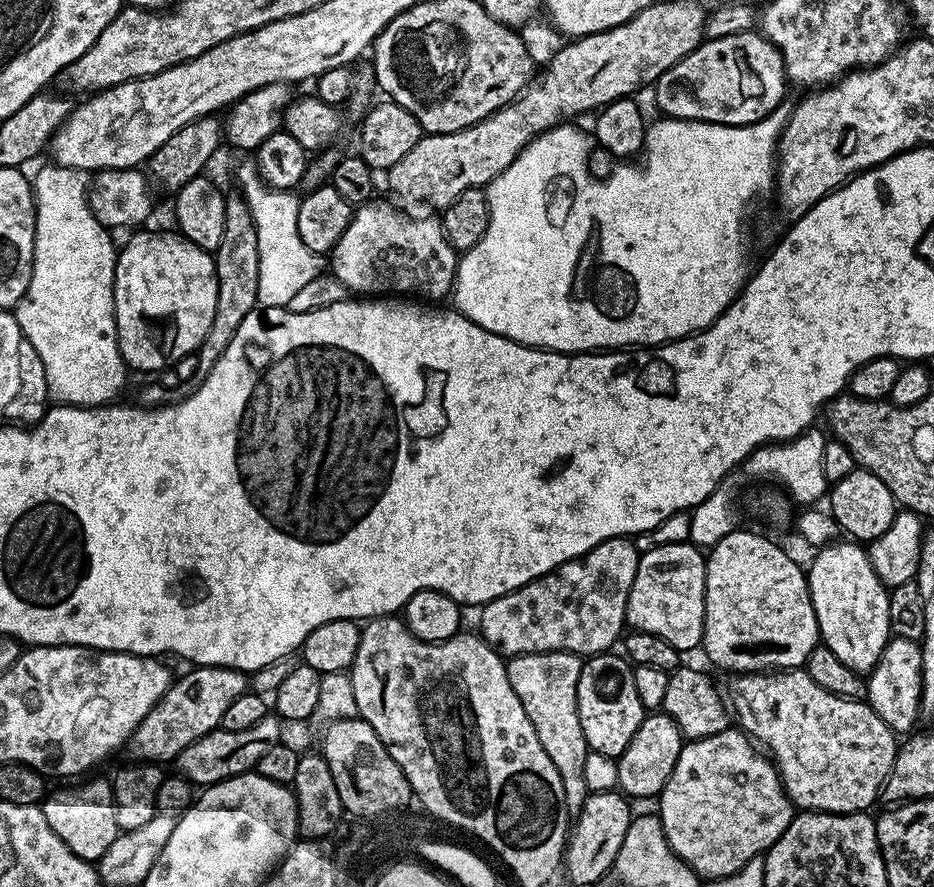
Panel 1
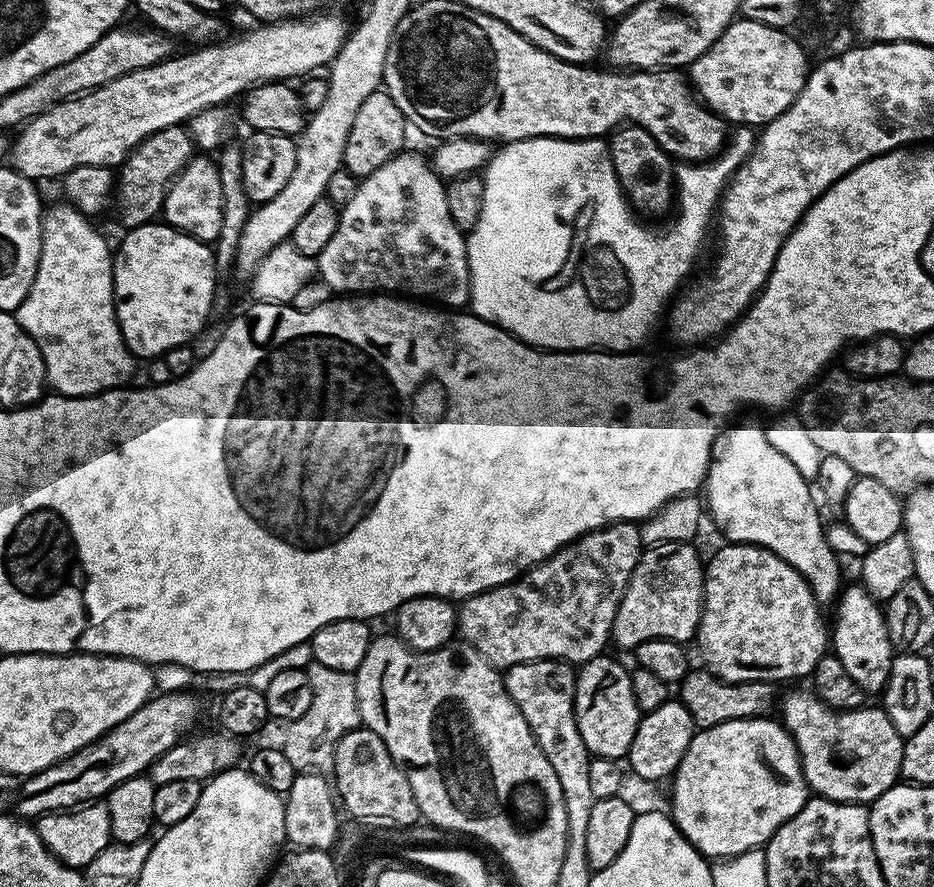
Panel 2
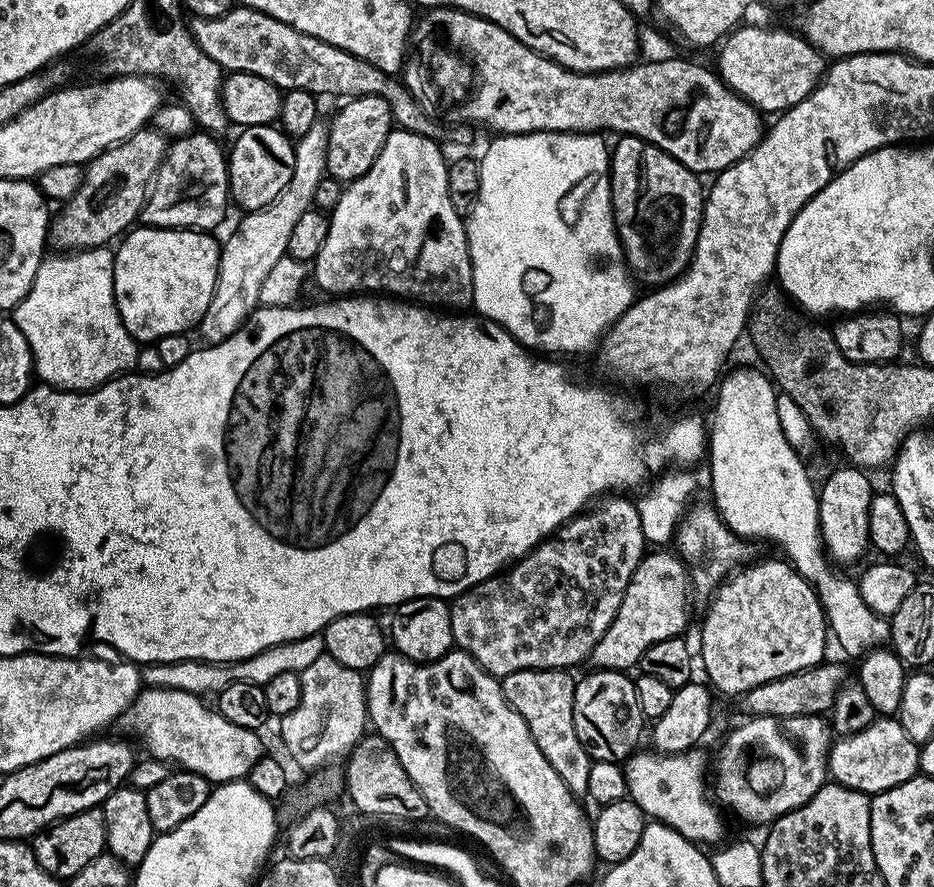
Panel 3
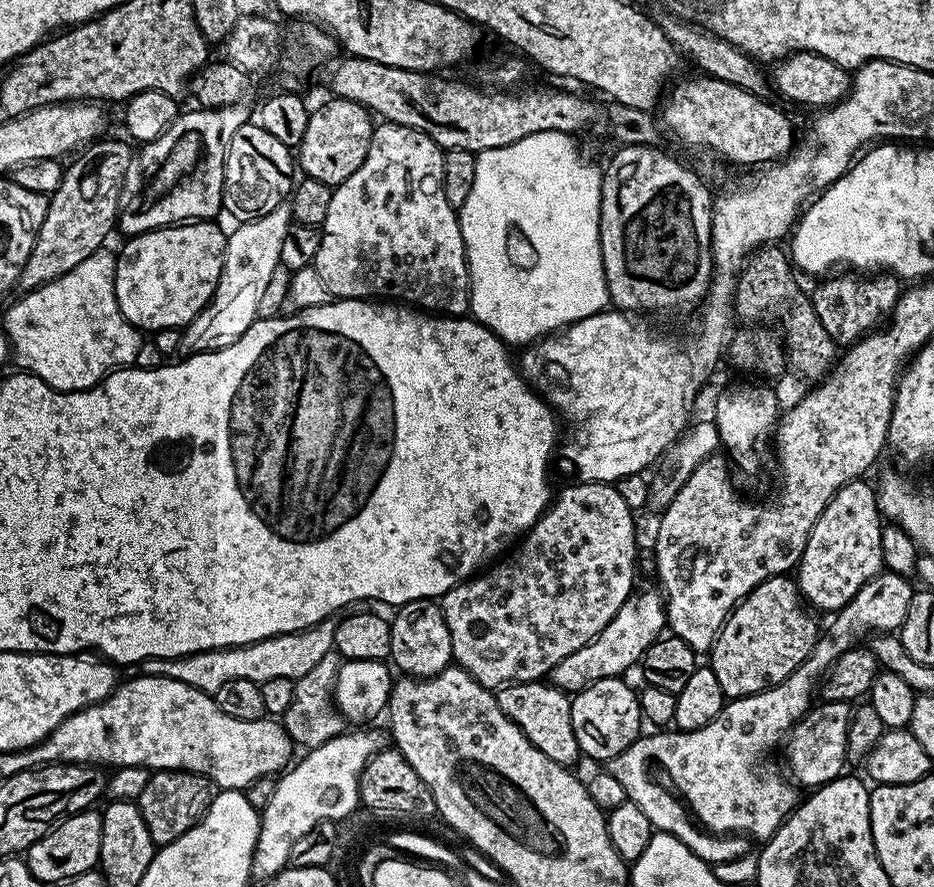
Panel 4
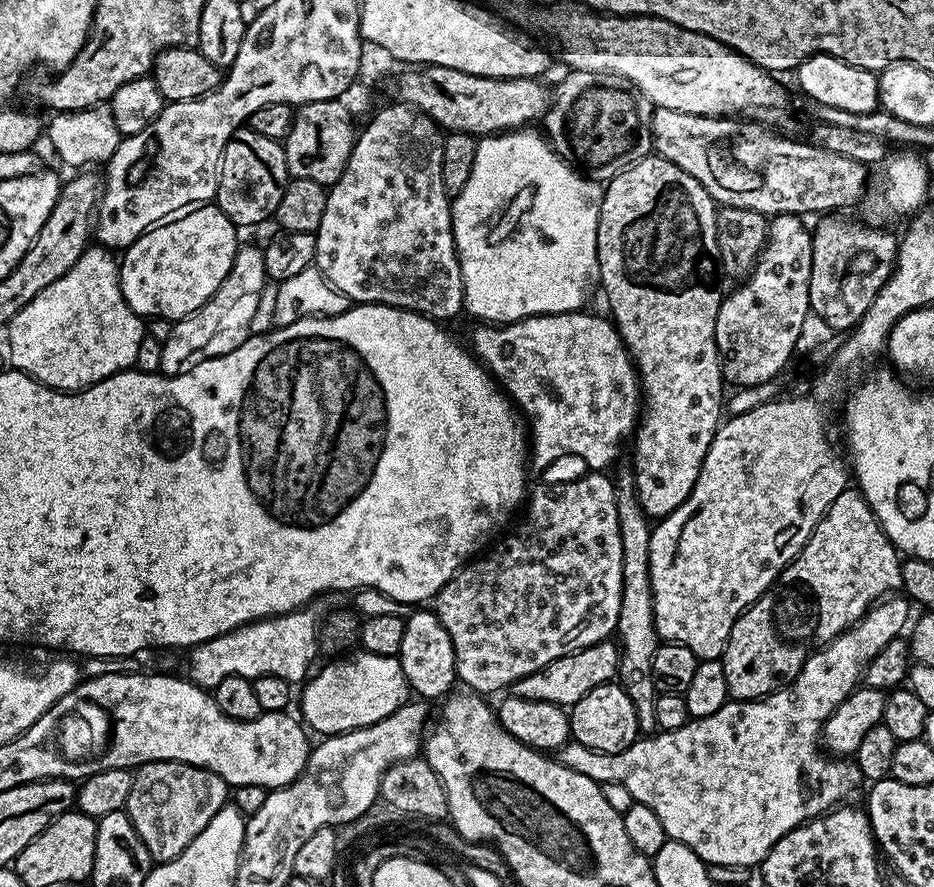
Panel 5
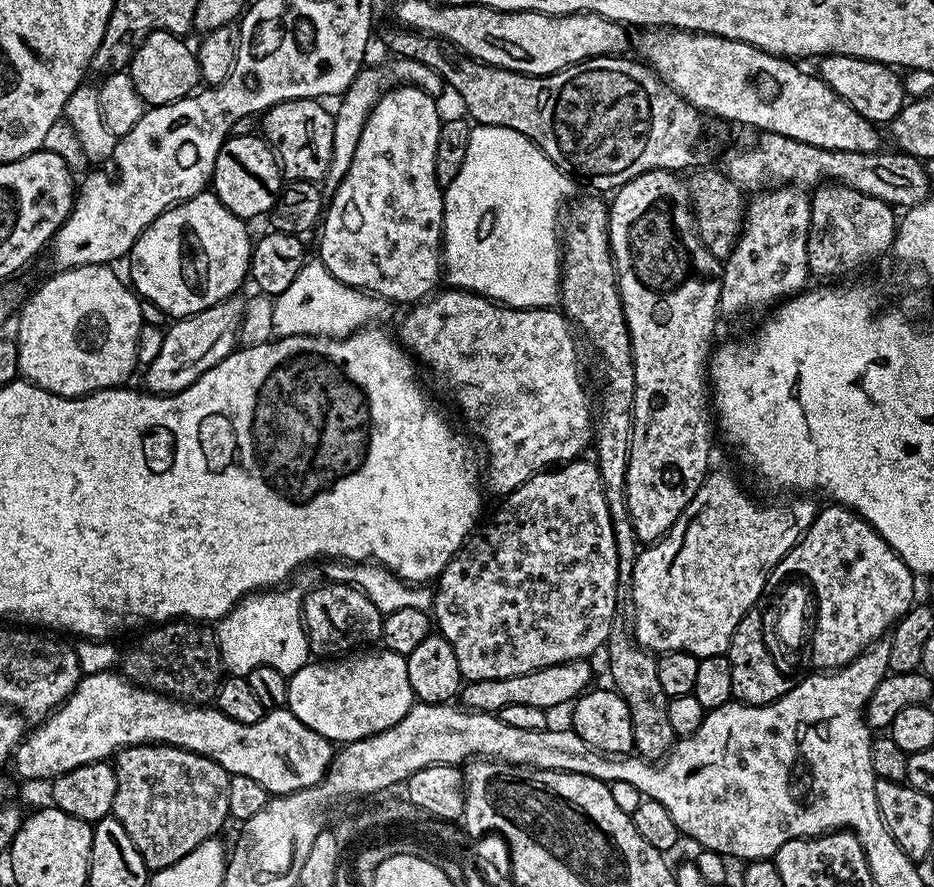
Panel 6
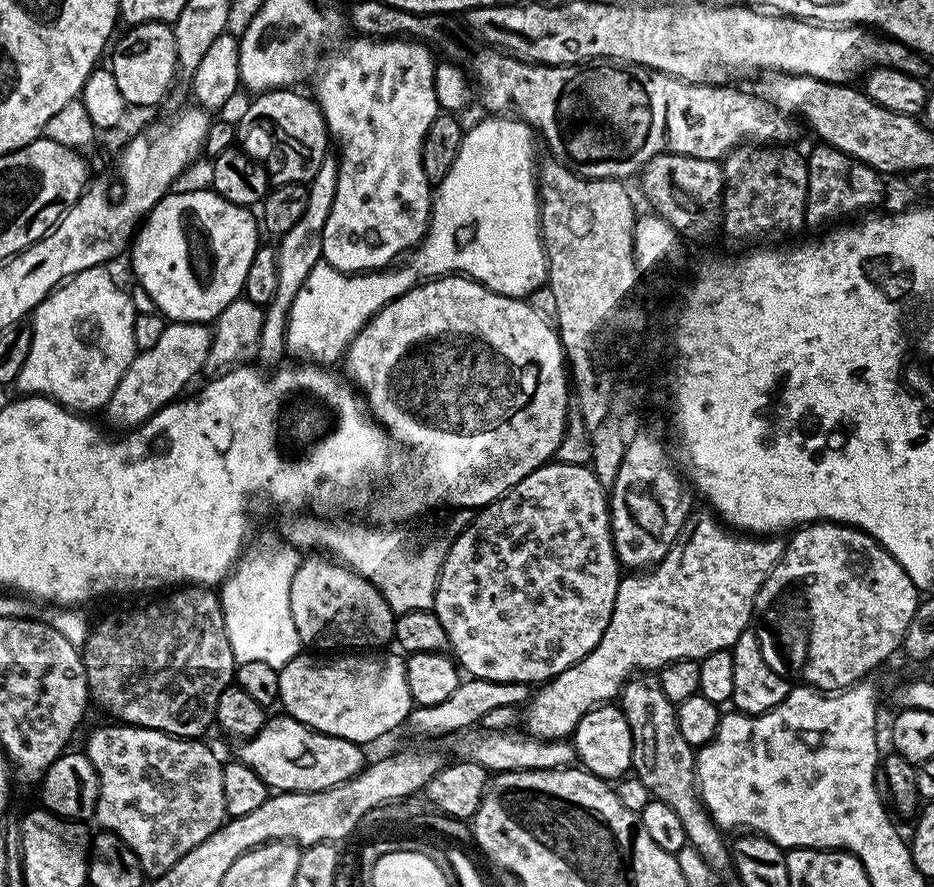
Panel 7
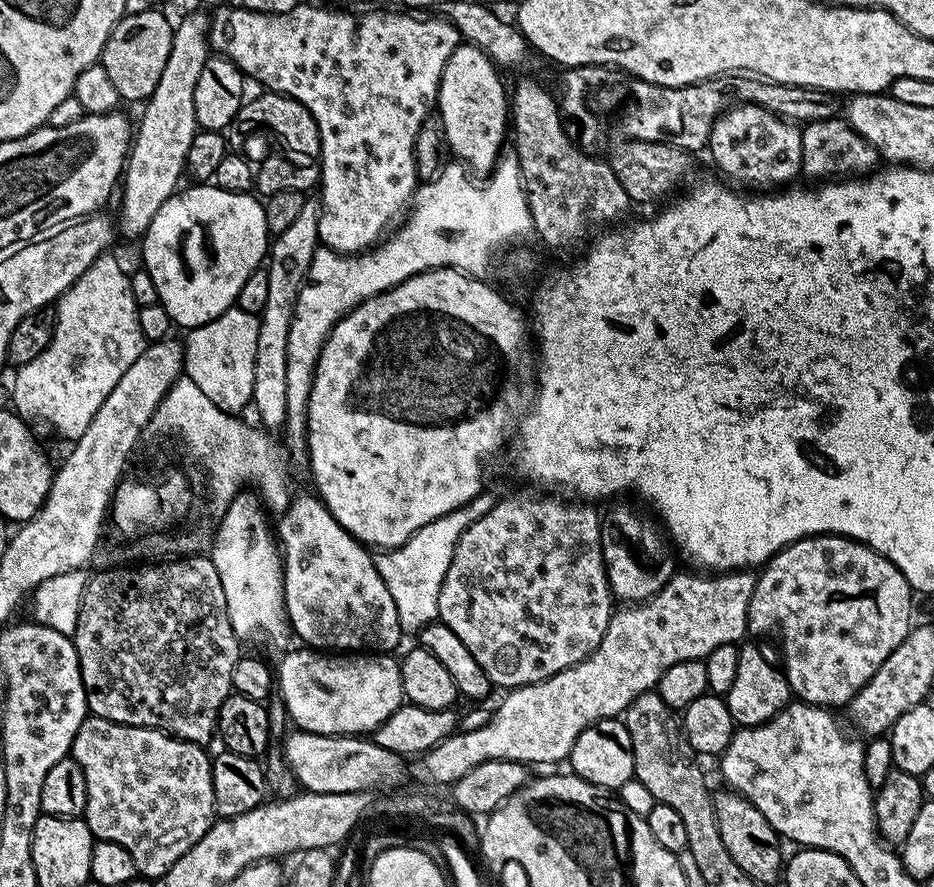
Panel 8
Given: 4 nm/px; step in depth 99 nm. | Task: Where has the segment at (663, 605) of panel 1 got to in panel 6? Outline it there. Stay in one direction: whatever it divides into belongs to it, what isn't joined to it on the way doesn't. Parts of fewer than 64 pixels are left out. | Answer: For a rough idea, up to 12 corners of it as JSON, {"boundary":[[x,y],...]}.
{"boundary":[[587,659],[465,683],[463,707],[545,710],[589,691]]}

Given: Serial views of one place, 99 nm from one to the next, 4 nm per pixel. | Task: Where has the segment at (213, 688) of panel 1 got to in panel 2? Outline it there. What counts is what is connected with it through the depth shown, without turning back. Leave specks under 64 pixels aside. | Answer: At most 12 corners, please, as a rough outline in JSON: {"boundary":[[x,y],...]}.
{"boundary":[[187,690],[153,695],[67,760],[27,777],[24,818],[107,797],[193,731]]}

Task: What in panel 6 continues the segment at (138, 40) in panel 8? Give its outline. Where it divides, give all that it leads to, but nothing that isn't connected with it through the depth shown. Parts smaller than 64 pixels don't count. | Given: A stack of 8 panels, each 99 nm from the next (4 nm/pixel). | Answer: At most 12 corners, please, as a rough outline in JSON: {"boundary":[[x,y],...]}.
{"boundary":[[153,30],[128,67],[145,105],[201,87],[187,39]]}

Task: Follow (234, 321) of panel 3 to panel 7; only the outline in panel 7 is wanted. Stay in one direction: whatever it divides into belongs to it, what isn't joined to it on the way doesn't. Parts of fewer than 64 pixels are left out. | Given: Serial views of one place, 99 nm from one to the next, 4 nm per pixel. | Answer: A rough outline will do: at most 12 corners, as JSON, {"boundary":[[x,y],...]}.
{"boundary":[[172,322],[137,351],[106,413],[142,424],[208,363],[212,328]]}

